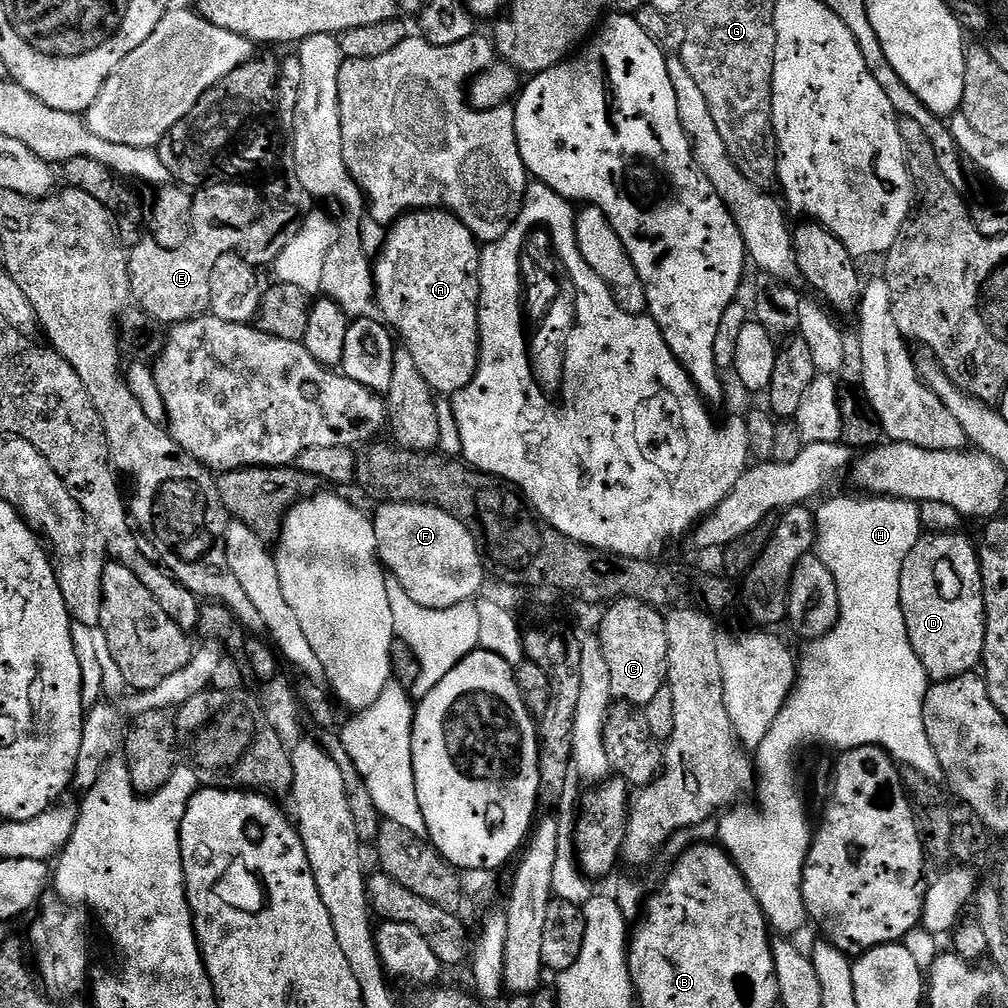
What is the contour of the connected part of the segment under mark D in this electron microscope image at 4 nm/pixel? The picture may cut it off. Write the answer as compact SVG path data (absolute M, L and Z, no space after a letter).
M963 531L921 535L902 562L902 618L906 618L910 646L932 682L976 672L984 658L986 618L980 553L964 535Z

